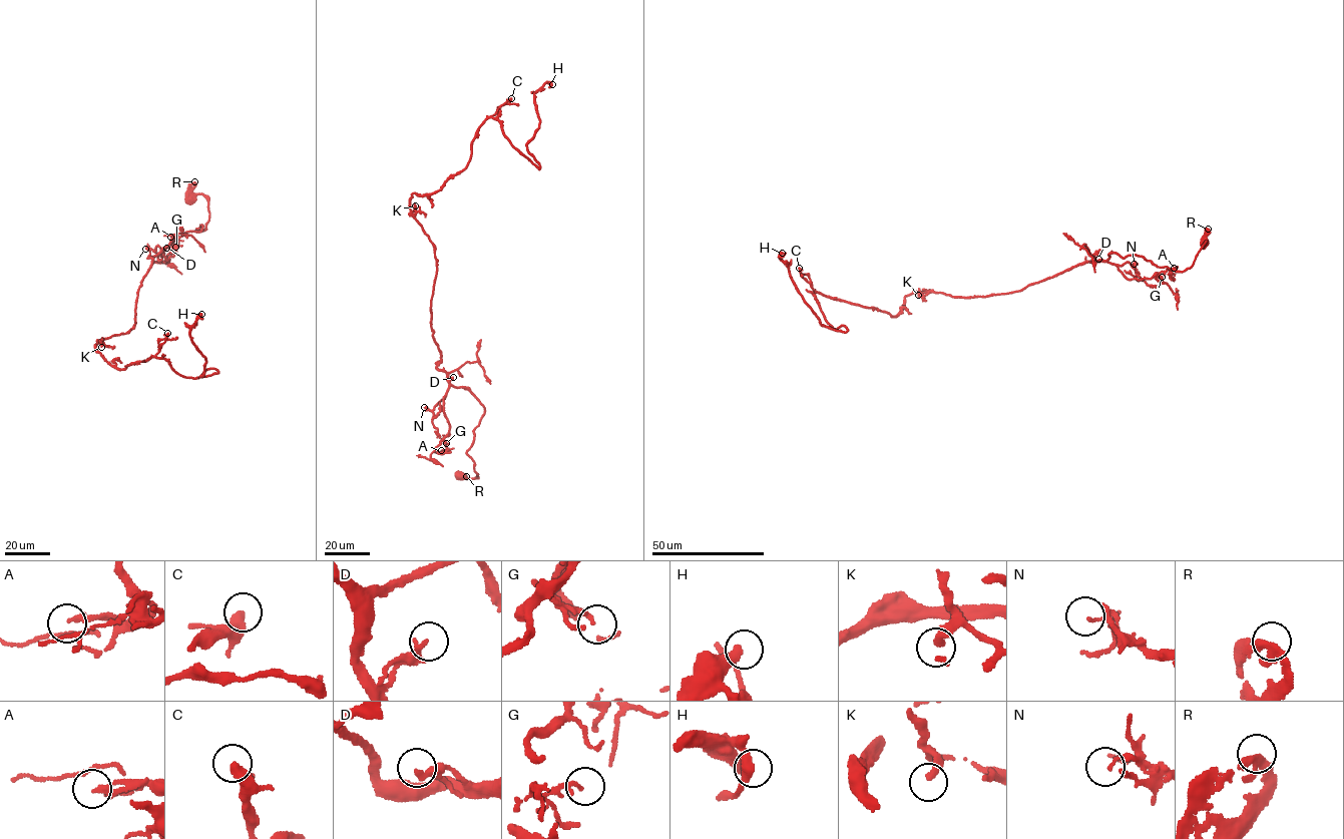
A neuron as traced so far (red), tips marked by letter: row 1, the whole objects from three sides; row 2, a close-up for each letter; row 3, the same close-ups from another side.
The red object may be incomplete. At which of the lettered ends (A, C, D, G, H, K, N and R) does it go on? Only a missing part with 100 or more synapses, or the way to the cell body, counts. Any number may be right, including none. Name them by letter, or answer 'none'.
H

